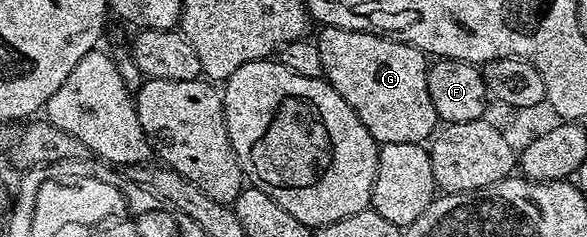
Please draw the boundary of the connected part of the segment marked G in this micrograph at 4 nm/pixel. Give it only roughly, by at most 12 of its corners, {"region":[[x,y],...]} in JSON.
{"region":[[325,26],[323,78],[377,144],[424,143],[430,63],[403,38]]}

